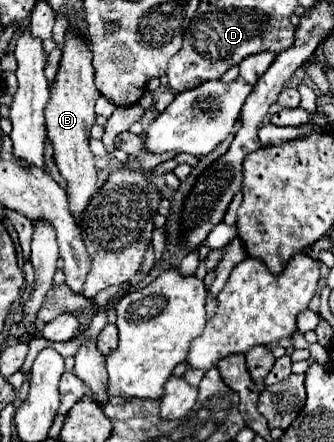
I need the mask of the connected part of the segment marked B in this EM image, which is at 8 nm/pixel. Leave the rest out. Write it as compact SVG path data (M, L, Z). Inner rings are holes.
M71 32L65 34L65 50L61 58L61 66L55 78L55 84L51 86L51 98L47 104L45 120L47 120L47 136L53 144L53 158L59 168L59 174L67 182L67 200L69 210L73 218L81 218L85 212L89 200L97 192L97 168L93 154L89 150L89 130L95 124L95 100L101 96L93 82L93 64L91 64L91 50L83 40L77 36L71 36Z

